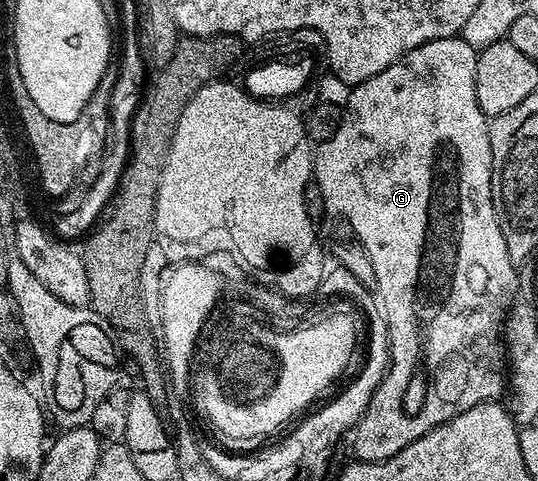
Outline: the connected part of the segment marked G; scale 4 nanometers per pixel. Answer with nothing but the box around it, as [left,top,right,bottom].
[314,35,518,462]

